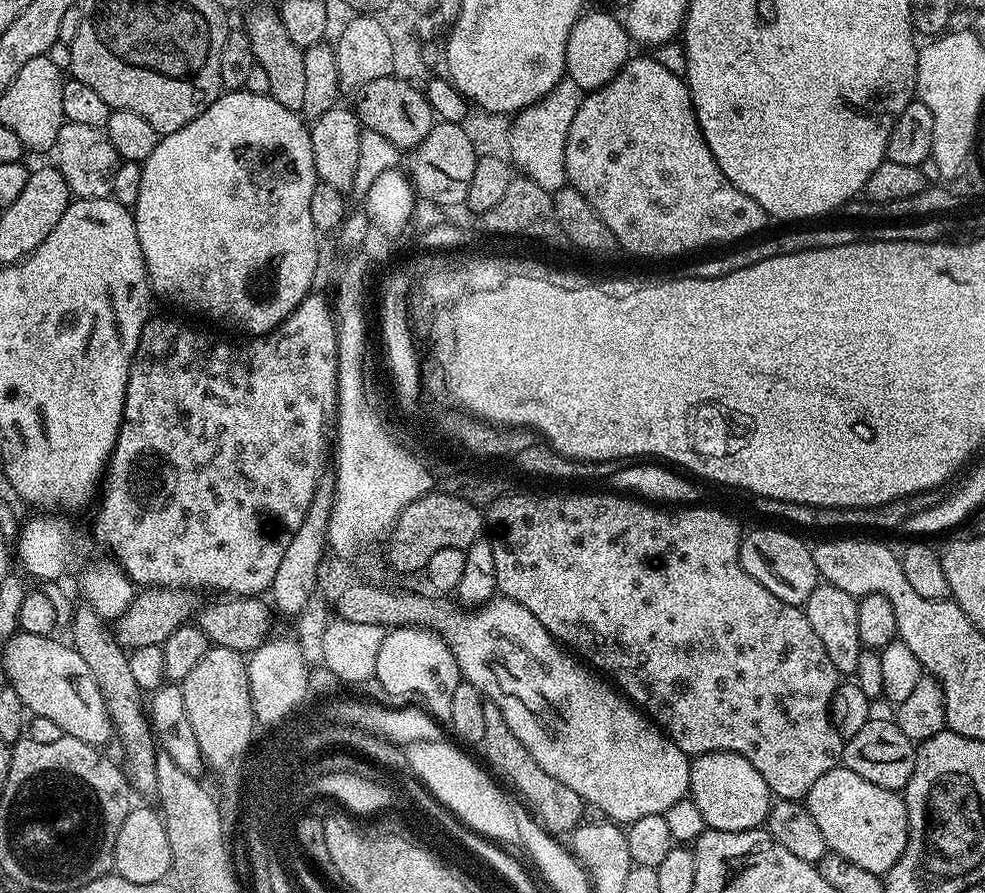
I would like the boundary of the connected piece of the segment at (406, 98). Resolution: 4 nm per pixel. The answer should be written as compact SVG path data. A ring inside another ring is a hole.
M394 75L383 76L359 89L360 101L354 104L356 117L367 131L382 134L401 150L414 150L430 134L434 123L425 93L413 81L402 81Z

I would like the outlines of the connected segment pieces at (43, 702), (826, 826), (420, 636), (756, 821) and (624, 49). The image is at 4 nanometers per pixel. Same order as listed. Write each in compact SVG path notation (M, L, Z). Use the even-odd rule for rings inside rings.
M17 631L15 636L2 646L2 658L6 662L6 674L8 683L18 690L18 698L28 707L29 713L34 717L41 716L44 720L49 720L54 727L65 736L73 736L87 744L104 746L108 739L113 739L114 729L112 721L108 719L108 707L102 698L102 690L98 686L98 678L94 678L94 670L86 666L82 654L72 647L71 643L56 640L55 635L39 636L29 632Z
M837 766L822 774L810 786L806 807L814 818L814 826L822 830L825 849L854 862L854 866L862 866L862 870L886 874L906 850L908 815L903 795L866 782L854 770Z
M396 626L385 631L382 646L378 646L374 680L390 695L405 696L408 699L405 701L423 706L440 722L447 722L450 718L454 689L462 683L456 655L448 643L437 632L419 626Z
M707 752L691 761L690 786L688 791L694 806L698 806L705 825L714 830L745 832L760 828L768 819L768 810L774 797L766 786L766 778L733 752Z
M588 12L581 14L570 34L566 38L566 54L564 55L564 70L567 79L573 80L585 93L596 91L606 86L618 75L623 64L630 59L630 41L628 32L619 19L616 20L608 12Z

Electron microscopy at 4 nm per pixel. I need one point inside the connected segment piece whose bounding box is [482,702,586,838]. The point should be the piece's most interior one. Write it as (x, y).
(556, 807)

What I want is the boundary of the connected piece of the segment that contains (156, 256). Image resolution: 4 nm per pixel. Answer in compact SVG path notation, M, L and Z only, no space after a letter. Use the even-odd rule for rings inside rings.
M243 90L225 91L194 122L174 130L174 134L160 136L154 146L154 154L142 162L141 186L134 205L138 242L148 271L148 282L157 297L181 304L192 312L201 312L208 320L215 322L219 316L281 316L285 319L313 291L316 267L320 264L320 244L310 218L310 194L317 184L314 154L310 142L310 128L297 113L286 110L273 96L263 96Z

